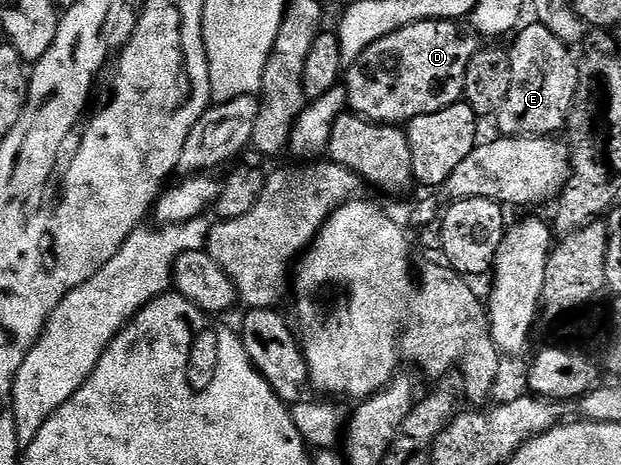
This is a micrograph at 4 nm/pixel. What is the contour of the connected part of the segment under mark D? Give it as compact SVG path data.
M420 20L367 46L360 58L348 65L343 76L343 84L351 97L352 111L366 120L374 120L376 124L401 126L423 114L435 114L458 103L465 95L467 66L478 50L479 40L473 34L464 36L457 27L451 20Z

